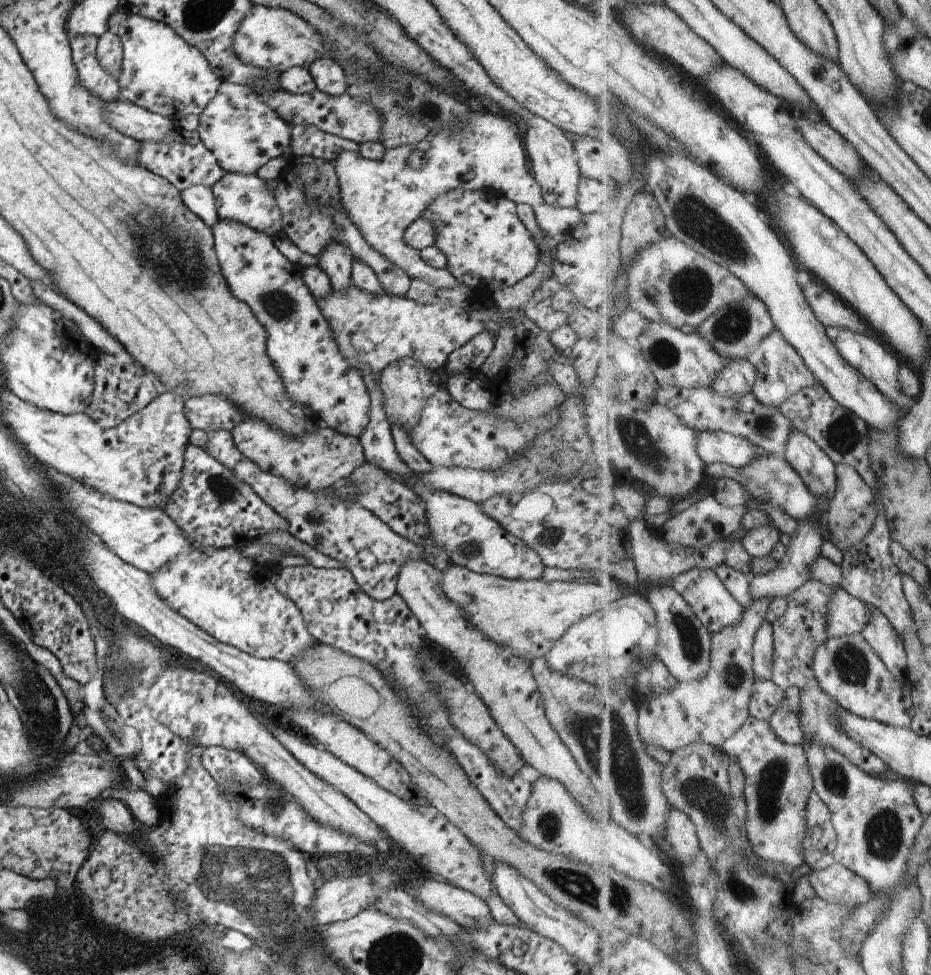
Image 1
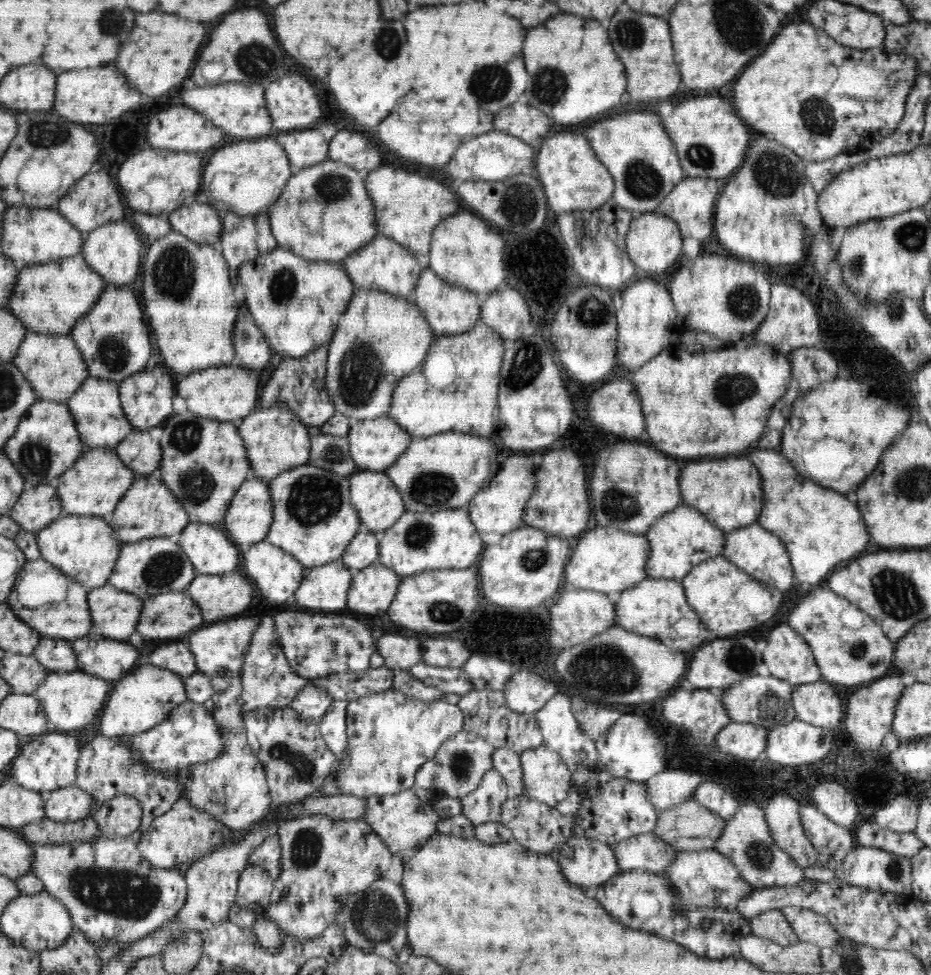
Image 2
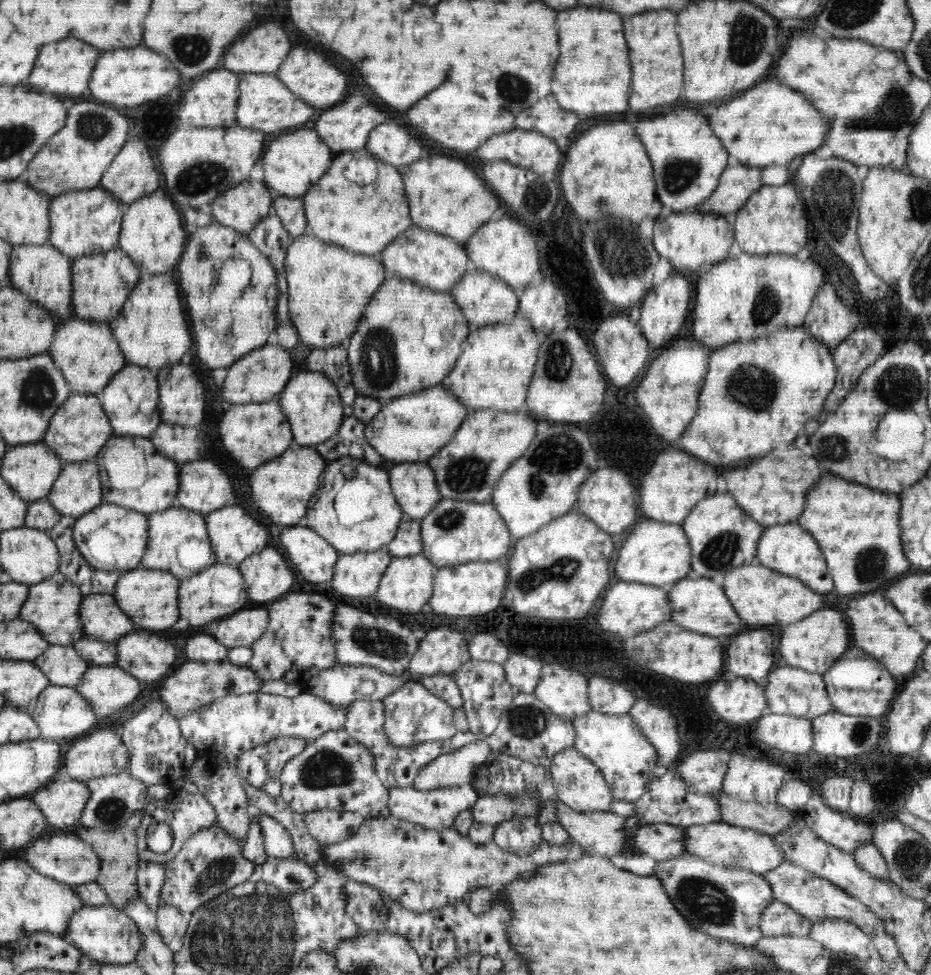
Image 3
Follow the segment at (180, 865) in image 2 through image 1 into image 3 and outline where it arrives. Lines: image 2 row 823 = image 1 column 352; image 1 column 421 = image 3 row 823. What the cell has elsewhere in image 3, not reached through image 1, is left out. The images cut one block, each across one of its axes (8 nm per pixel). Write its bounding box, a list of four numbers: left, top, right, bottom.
[136,789,294,864]

